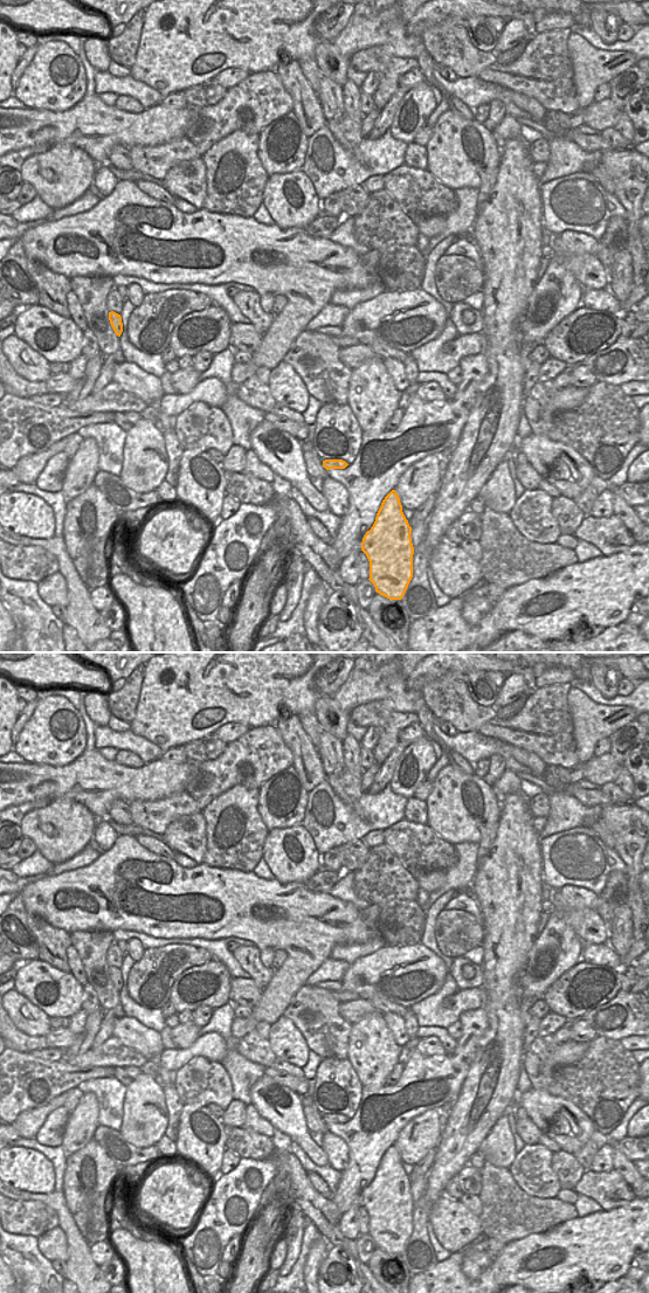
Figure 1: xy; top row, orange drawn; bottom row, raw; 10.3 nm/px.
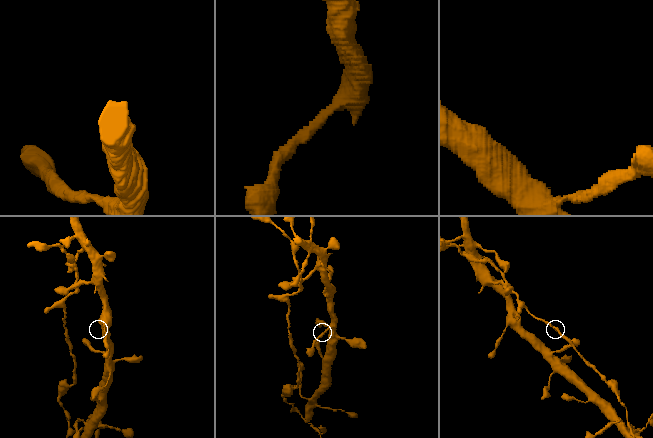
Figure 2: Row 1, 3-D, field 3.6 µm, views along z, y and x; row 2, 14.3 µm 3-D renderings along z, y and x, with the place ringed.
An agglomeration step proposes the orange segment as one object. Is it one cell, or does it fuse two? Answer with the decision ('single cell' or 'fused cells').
single cell

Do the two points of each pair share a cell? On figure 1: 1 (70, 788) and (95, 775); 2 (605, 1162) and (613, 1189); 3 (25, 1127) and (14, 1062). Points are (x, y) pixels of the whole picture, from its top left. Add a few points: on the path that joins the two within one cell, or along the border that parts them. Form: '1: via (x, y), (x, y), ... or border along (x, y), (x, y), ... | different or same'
1: via (76, 782), (89, 780) | same
2: border along (613, 1168), (606, 1172), (591, 1172) | different
3: border along (48, 1101), (45, 1105), (23, 1110), (12, 1124) | different

